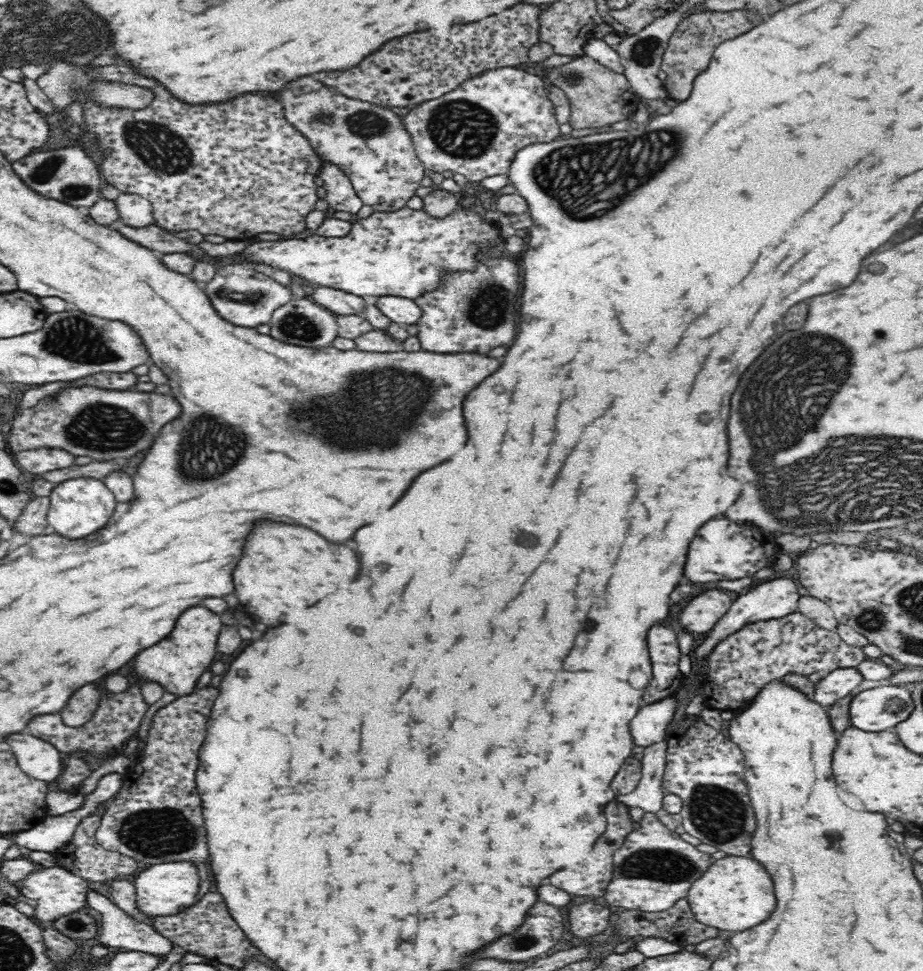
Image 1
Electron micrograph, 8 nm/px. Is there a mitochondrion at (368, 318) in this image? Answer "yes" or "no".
no

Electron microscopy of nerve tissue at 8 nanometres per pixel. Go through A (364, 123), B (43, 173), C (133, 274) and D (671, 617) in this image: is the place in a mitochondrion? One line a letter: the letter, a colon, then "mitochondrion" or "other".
A: mitochondrion
B: mitochondrion
C: other
D: other

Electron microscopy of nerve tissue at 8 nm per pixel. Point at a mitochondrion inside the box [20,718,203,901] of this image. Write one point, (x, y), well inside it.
(154, 831)

